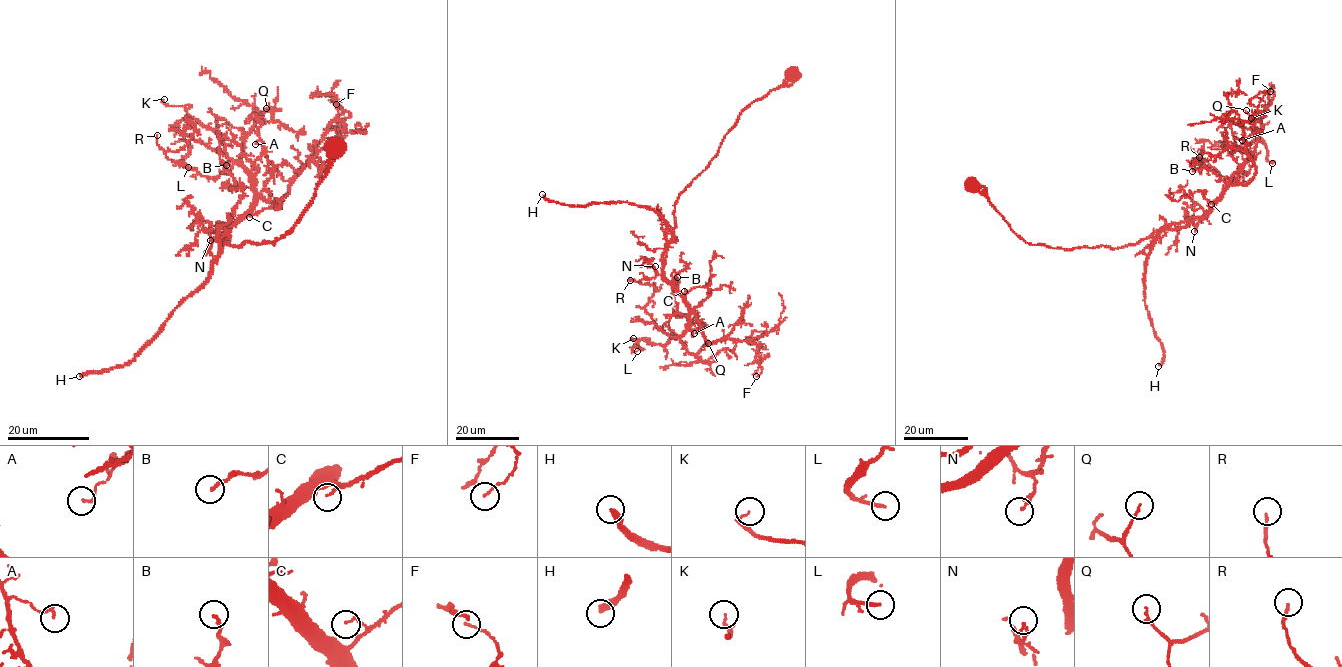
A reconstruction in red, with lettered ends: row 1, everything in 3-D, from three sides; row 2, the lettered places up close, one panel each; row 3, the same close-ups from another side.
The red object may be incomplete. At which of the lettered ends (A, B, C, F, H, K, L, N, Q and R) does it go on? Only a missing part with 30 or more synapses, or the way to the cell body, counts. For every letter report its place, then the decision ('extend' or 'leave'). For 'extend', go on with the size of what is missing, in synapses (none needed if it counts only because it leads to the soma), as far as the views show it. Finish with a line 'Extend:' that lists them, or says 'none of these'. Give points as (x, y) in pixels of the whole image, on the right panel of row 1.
A: place (1242, 140); leave
B: place (1192, 171); leave
C: place (1211, 204); leave
F: place (1270, 91); leave
H: place (1158, 366); extend; 350 synapses
K: place (1251, 118); extend; 35 synapses
L: place (1272, 163); leave
N: place (1194, 231); leave
Q: place (1246, 110); leave
R: place (1199, 157); leave
Extend: H, K

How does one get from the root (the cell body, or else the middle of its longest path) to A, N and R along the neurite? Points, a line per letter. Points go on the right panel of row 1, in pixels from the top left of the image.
A: (973, 184), (1028, 243), (1116, 249), (1168, 224), (1207, 214), (1243, 163), (1235, 143), (1236, 137), (1242, 140)
N: (973, 184), (1032, 244), (1116, 249), (1200, 218), (1194, 231)
R: (973, 184), (1028, 243), (1116, 249), (1168, 224), (1207, 214), (1252, 154), (1206, 140), (1202, 168), (1199, 157)

